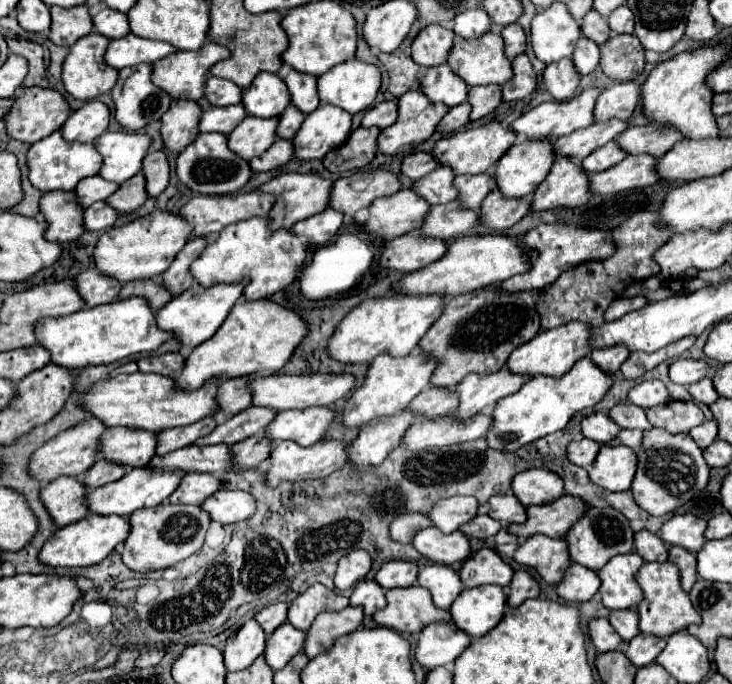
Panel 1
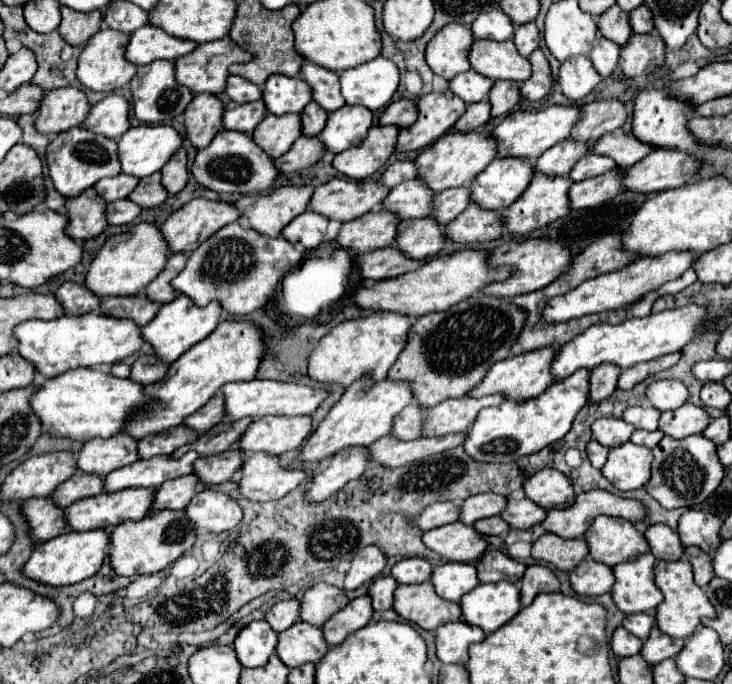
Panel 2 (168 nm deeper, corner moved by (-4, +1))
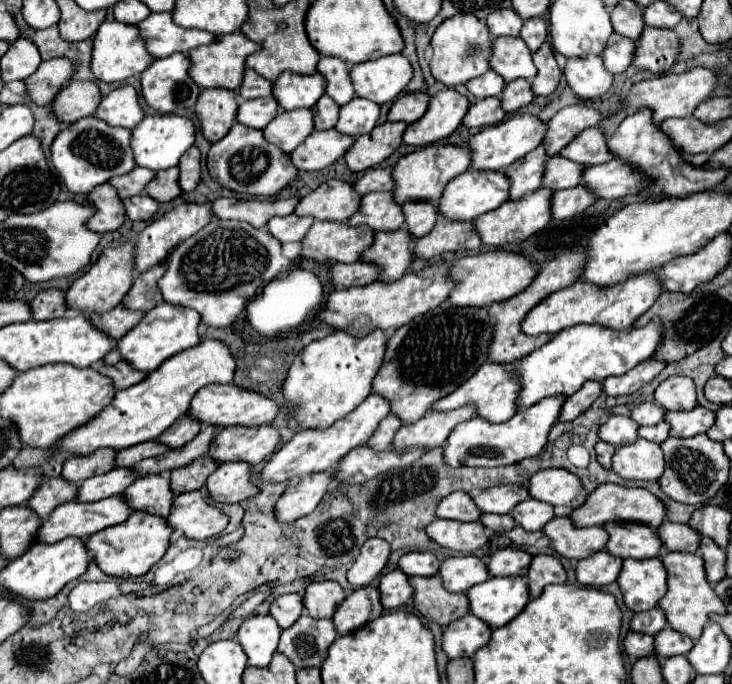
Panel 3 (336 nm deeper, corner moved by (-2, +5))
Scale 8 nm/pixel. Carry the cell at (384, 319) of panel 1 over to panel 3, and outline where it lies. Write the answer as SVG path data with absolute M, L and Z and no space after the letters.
M333 330L325 338L319 338L305 346L293 360L287 380L283 384L283 394L285 400L291 402L293 408L293 420L291 426L297 430L305 428L325 428L331 426L335 420L347 416L351 410L355 410L369 394L371 394L371 382L375 374L379 372L379 366L383 364L383 350L387 350L387 332L383 330L373 330L363 338L351 336L345 330Z

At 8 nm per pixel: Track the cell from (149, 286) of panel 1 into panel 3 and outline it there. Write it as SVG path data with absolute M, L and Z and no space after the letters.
M117 304L113 310L109 310L105 314L89 316L93 326L97 326L99 330L103 330L105 334L109 334L115 340L123 338L133 326L137 326L141 322L141 318L143 318L143 312L127 310L123 304Z

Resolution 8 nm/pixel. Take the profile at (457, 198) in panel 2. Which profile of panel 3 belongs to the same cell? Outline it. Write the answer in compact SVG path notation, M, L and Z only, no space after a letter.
M415 200L415 202L403 204L403 214L405 214L405 228L411 232L411 236L421 238L421 236L429 234L431 228L435 226L439 208L435 202Z

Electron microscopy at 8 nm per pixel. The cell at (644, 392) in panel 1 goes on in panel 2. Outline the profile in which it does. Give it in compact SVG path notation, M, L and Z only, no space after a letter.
M659 380L647 388L647 398L661 412L677 410L689 402L689 390L681 380Z

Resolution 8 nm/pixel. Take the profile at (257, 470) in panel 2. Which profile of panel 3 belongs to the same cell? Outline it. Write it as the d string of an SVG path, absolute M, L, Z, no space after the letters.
M225 462L207 480L207 492L215 502L243 502L259 494L253 482L253 466L245 462Z

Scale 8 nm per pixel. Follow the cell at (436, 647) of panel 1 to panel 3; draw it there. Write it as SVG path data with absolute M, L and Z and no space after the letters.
M471 612L451 622L443 632L443 652L449 658L471 658L491 638L491 628Z

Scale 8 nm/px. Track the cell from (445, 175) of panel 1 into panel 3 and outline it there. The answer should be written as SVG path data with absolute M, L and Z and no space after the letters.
M371 192L363 196L361 208L347 220L351 226L367 224L375 232L397 230L403 226L403 214L399 214L401 204L395 202L393 192Z

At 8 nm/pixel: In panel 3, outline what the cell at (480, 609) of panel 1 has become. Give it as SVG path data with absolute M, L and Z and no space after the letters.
M521 576L489 578L483 584L467 590L471 612L487 622L491 628L499 628L511 622L529 602L527 582Z

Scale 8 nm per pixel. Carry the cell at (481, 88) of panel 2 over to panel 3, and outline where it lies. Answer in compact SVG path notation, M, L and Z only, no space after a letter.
M489 70L487 74L481 74L479 78L473 78L465 86L475 98L481 100L481 98L489 98L489 96L501 96L501 92L505 88L505 80L499 74L495 74L493 70Z

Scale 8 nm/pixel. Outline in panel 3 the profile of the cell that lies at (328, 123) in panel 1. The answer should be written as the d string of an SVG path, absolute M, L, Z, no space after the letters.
M355 96L349 104L345 104L339 110L339 122L335 124L335 130L347 136L361 136L375 128L379 120L379 106L367 98Z

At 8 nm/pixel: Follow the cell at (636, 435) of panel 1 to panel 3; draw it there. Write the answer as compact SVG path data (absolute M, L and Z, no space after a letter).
M663 420L655 426L649 426L649 428L639 428L639 436L645 438L645 440L651 440L651 442L657 442L661 444L663 440L667 440L669 436L669 424Z

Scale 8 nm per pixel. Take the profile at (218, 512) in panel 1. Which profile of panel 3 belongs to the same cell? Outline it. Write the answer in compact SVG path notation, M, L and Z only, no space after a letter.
M193 490L175 498L167 522L175 530L181 530L187 538L207 540L227 528L229 516L207 498L203 498L199 490Z

